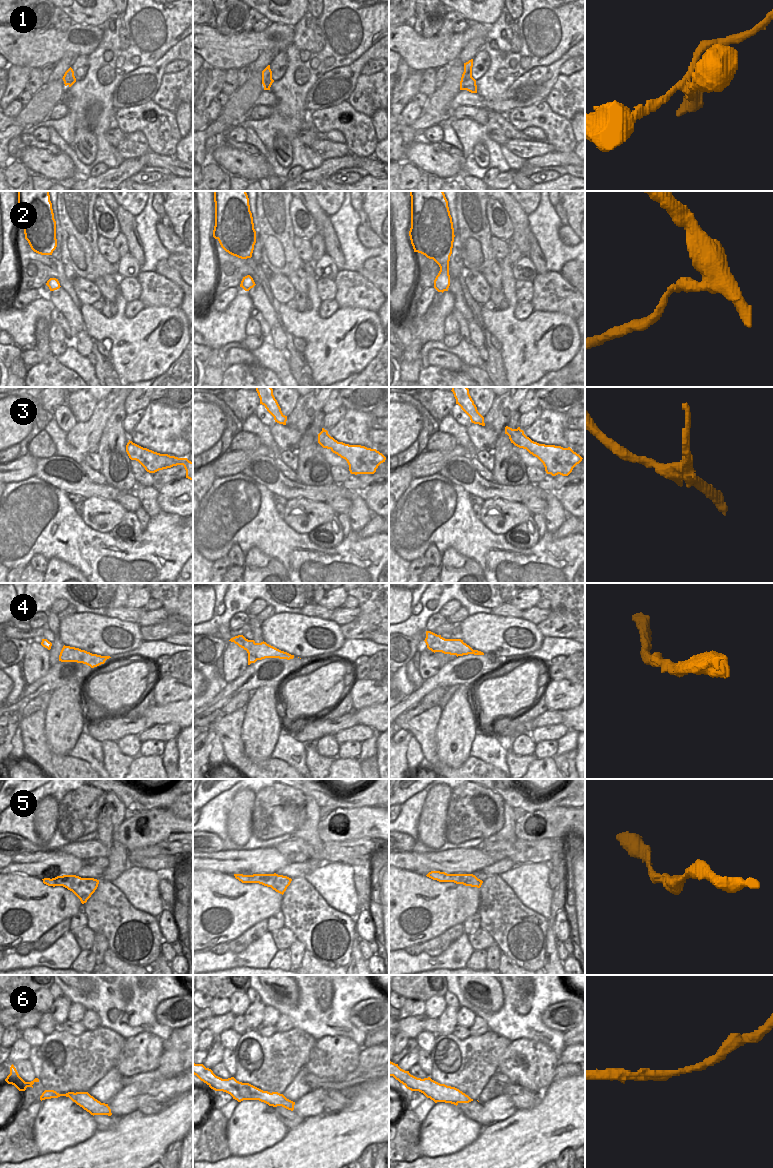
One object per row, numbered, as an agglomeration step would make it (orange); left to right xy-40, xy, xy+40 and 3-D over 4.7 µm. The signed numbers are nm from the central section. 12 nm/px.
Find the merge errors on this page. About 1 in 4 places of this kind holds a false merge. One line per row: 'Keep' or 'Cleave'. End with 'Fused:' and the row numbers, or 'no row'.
1: Cleave
2: Keep
3: Cleave
4: Keep
5: Keep
6: Keep
Fused: 1, 3.

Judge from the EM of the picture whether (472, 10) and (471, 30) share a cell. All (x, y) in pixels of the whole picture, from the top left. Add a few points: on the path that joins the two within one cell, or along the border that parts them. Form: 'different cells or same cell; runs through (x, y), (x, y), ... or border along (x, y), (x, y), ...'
different cells; border along (477, 22), (487, 25)

